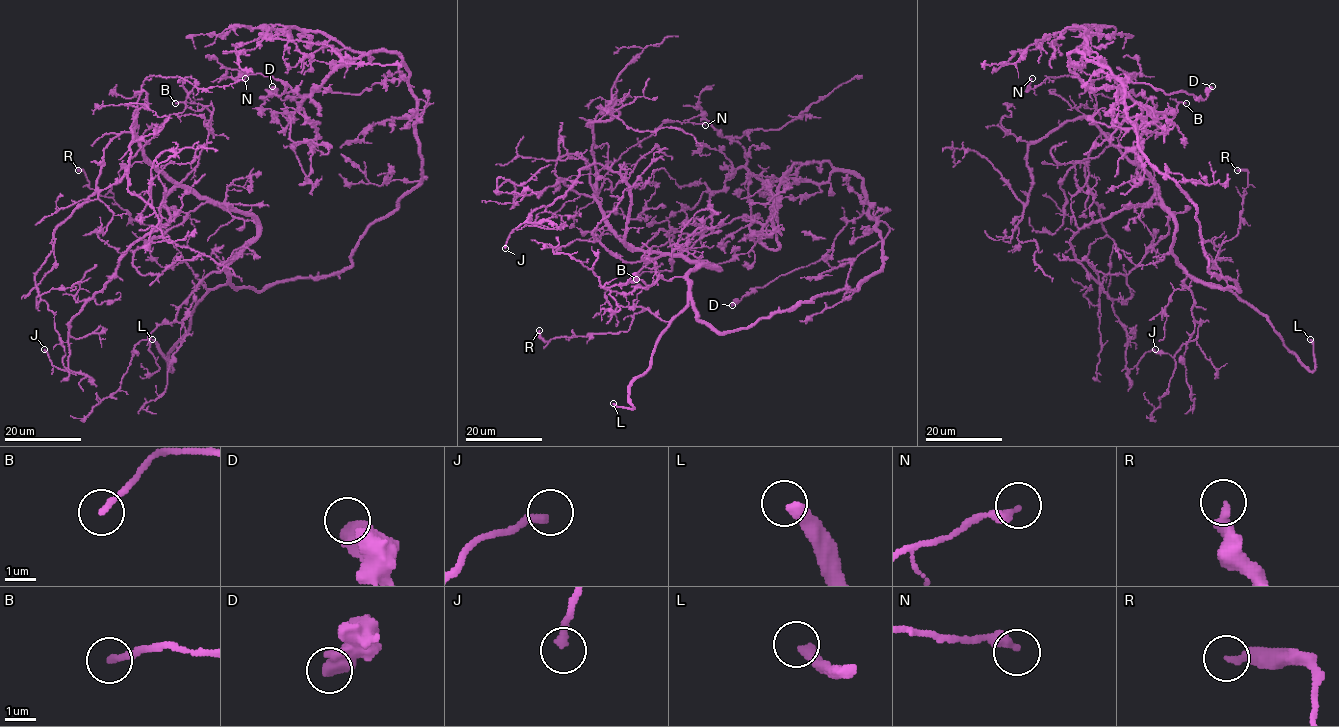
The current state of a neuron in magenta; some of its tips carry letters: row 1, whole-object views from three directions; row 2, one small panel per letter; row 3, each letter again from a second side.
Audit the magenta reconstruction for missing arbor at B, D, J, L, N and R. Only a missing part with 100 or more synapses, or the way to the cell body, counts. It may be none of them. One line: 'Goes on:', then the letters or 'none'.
Goes on: L

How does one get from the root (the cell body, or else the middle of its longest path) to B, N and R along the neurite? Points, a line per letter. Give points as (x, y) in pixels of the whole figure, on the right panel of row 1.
B: (1230, 279), (1239, 290), (1197, 281), (1179, 263), (1175, 217), (1135, 158), (1139, 138), (1163, 132), (1186, 103)
N: (1230, 279), (1239, 290), (1179, 263), (1175, 217), (1091, 118), (1090, 86), (1061, 76), (1029, 88), (1032, 78)
R: (1230, 279), (1239, 290), (1207, 284), (1228, 288), (1215, 256), (1239, 228), (1247, 172), (1237, 170)

